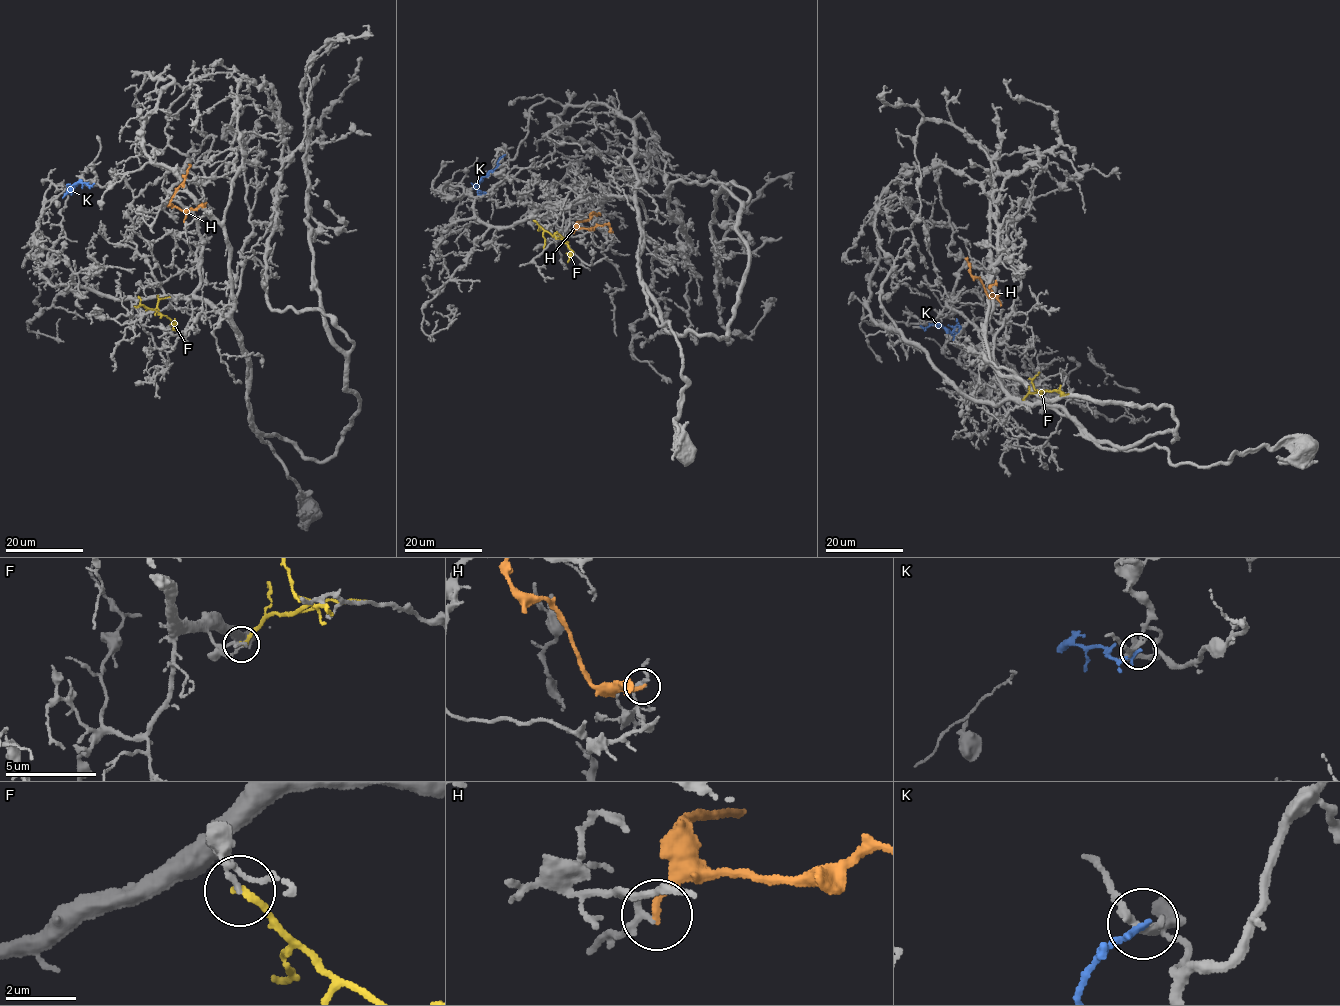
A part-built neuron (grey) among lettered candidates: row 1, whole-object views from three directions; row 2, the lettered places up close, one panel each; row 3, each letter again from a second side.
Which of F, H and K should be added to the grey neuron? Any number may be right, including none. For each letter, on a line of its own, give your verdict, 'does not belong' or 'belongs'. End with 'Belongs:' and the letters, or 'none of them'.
F: does not belong
H: does not belong
K: does not belong
Belongs: none of them

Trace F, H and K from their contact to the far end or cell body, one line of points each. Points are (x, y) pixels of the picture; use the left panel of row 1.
F: (134, 306), (156, 309), (175, 323), (172, 329)
H: (168, 206), (185, 179), (188, 164)
K: (93, 184), (72, 185), (68, 192), (67, 188), (71, 188), (70, 195)

